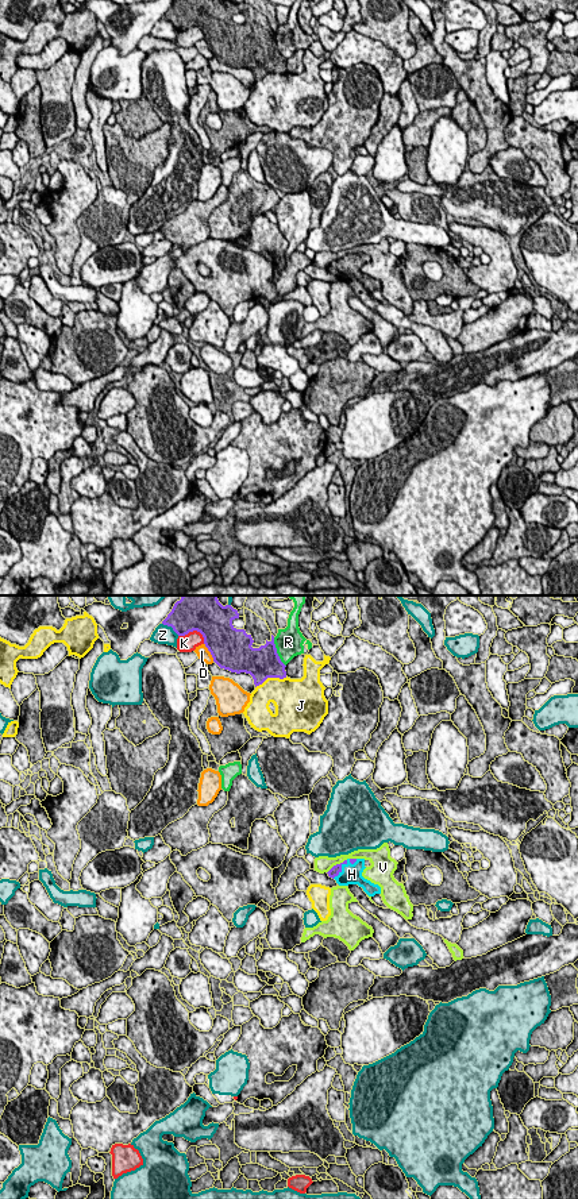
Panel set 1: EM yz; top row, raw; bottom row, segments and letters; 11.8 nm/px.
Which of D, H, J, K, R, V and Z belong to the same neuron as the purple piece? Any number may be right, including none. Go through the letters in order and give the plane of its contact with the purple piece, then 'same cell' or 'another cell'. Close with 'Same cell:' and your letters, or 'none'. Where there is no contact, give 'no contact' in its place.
D: yz | another cell
H: yz | same cell
J: yz | another cell
K: yz | another cell
R: yz | another cell
V: yz | another cell
Z: yz | another cell
Same cell: H

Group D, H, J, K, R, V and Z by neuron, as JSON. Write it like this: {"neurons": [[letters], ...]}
{"neurons": [["D", "V"], ["H"], ["J"], ["K"], ["R"], ["Z"]]}

